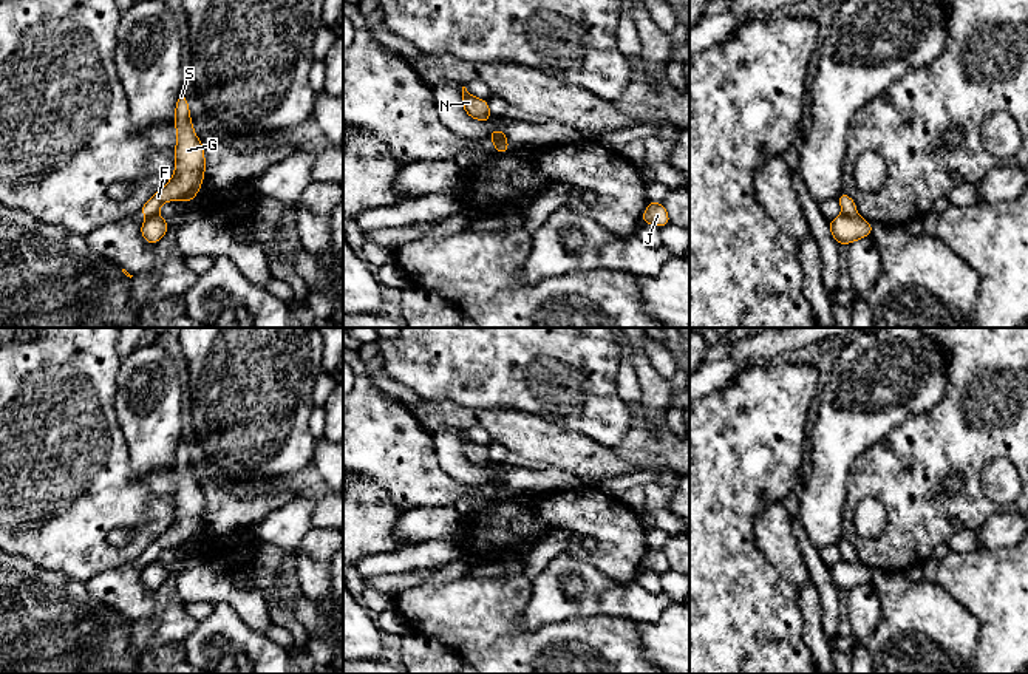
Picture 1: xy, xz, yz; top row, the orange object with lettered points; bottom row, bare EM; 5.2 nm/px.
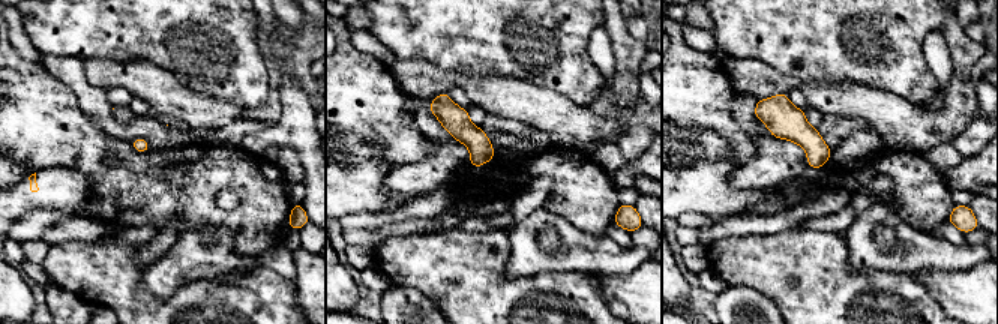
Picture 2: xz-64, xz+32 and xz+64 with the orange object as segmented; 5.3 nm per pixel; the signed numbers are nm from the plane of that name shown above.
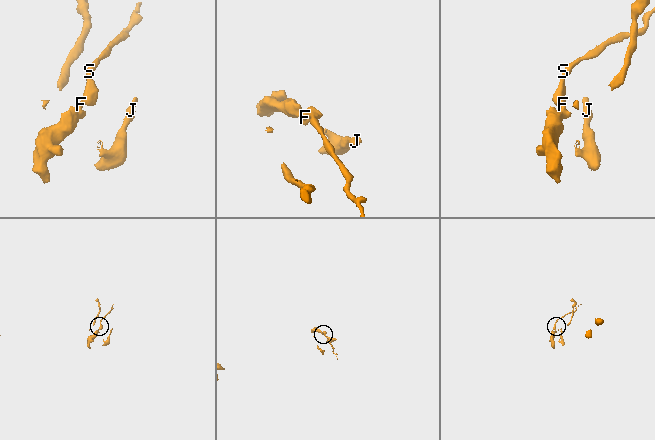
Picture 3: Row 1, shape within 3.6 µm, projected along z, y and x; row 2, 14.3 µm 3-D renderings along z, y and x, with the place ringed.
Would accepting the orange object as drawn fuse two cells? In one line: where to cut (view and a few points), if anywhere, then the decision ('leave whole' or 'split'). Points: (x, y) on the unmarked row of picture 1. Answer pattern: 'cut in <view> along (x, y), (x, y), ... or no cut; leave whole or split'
cut in yz along (843, 560), (857, 561); split

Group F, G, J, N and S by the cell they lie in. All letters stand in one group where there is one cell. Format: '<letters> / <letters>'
F G J S / N

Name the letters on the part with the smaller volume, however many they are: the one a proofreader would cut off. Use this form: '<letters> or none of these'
N

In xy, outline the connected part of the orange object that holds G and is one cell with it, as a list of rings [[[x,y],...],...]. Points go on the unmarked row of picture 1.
[[[184,437],[178,441],[173,465],[178,481],[175,492],[175,519],[139,557],[147,564],[158,561],[159,553],[167,547],[193,547],[204,527],[204,493],[193,476]]]

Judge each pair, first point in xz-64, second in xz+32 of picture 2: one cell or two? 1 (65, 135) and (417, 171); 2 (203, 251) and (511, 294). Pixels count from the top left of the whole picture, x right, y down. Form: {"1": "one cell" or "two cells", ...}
{"1": "two cells", "2": "two cells"}

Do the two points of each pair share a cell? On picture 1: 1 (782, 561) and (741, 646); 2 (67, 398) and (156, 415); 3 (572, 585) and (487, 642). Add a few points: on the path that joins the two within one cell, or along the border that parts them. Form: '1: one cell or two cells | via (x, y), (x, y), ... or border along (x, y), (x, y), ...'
1: two cells | border along (756, 541), (761, 552), (796, 586)
2: two cells | border along (118, 371), (115, 413), (125, 441)
3: two cells | border along (532, 586), (518, 617), (526, 631)

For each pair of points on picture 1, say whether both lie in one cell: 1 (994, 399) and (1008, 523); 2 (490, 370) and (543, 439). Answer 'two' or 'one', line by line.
1: two
2: two

